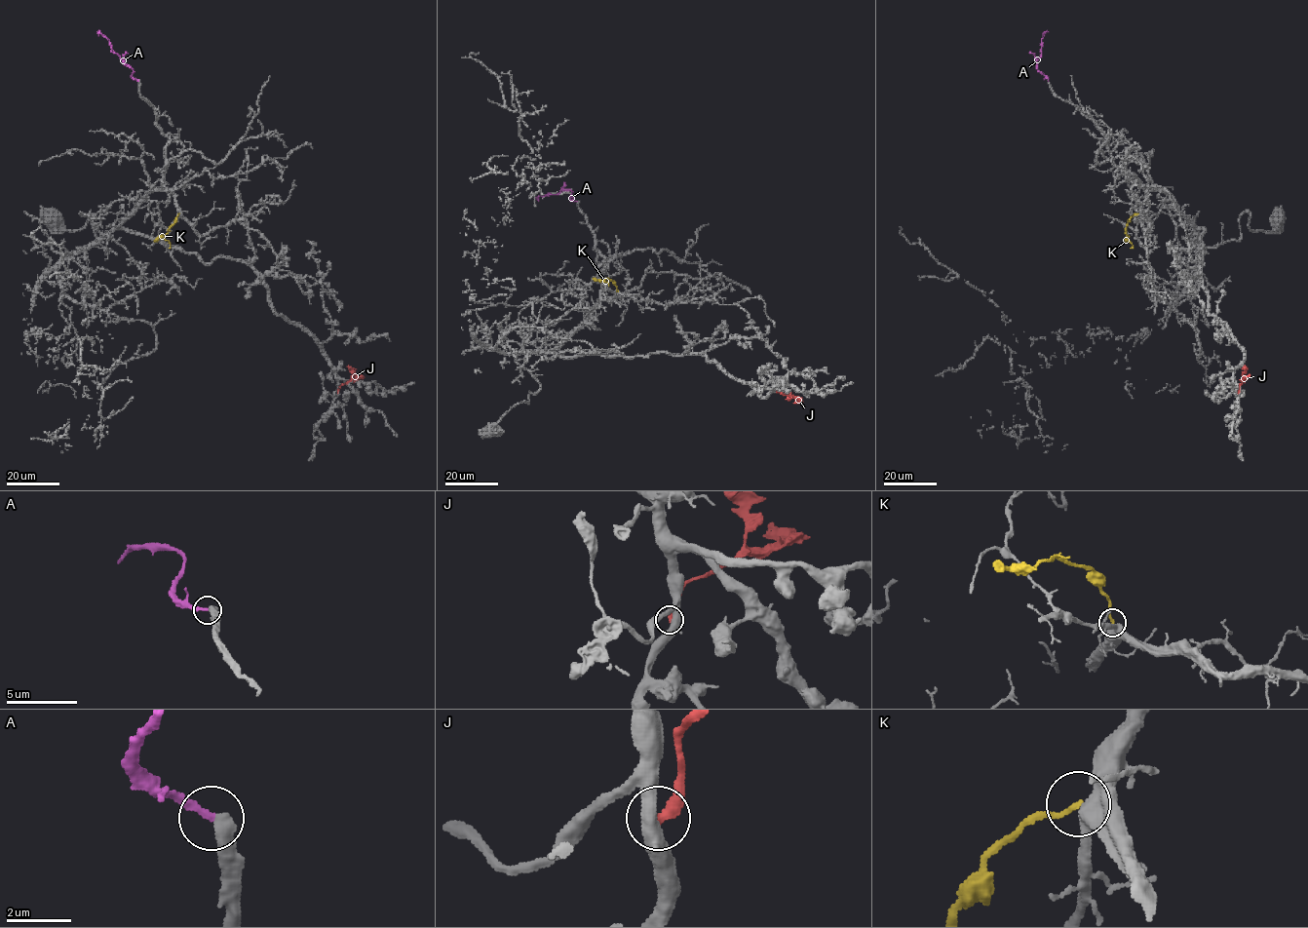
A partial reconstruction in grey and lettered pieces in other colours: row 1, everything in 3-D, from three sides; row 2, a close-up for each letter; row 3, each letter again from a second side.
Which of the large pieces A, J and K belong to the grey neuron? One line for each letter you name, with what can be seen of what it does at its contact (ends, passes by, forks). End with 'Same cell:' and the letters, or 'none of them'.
A: it ends there
Same cell: A

